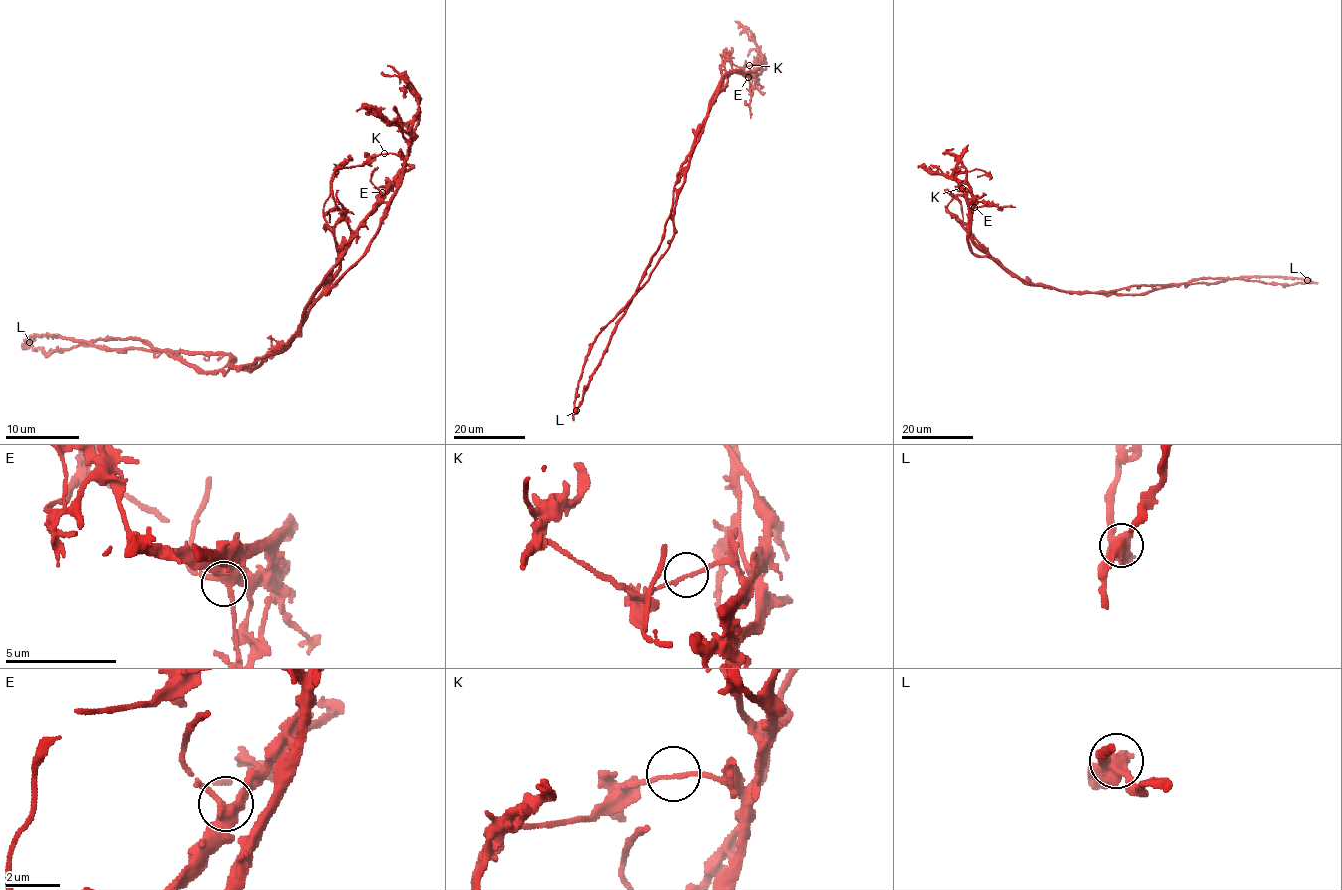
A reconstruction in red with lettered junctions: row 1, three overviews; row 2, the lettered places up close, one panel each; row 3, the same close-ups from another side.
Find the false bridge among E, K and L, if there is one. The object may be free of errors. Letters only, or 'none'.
L

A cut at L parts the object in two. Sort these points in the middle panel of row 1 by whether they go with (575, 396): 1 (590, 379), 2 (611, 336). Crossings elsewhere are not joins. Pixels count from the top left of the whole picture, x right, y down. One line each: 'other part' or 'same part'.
1: other part
2: other part

